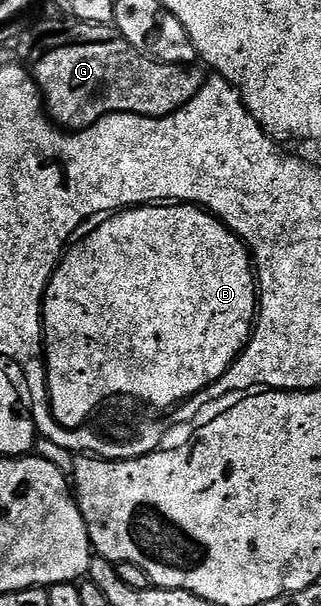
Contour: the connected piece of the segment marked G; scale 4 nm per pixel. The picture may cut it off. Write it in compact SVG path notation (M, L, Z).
M114 40L115 42L79 42L76 46L59 46L56 50L51 50L33 69L33 77L37 85L39 85L39 93L43 95L43 105L47 108L47 113L52 122L56 126L67 132L78 132L87 130L93 124L97 124L97 120L101 120L106 114L140 114L146 118L164 118L173 112L177 112L185 104L189 104L189 100L193 100L193 96L197 96L197 92L202 88L205 81L205 74L198 70L198 65L192 64L186 66L174 66L173 64L165 64L164 62L155 62L151 58L146 58L141 52L137 52L128 42L122 40Z

